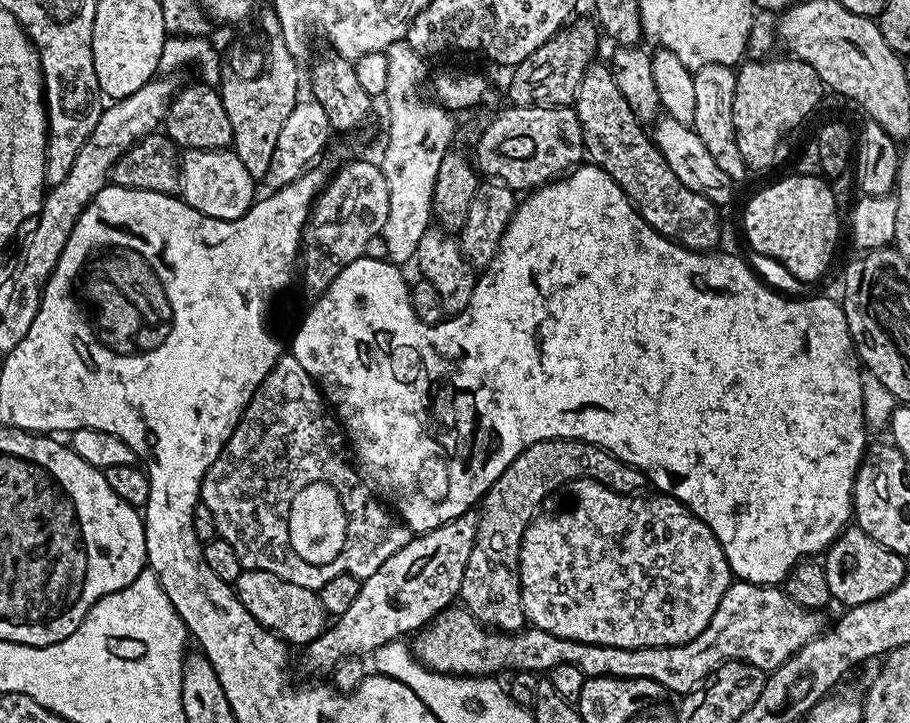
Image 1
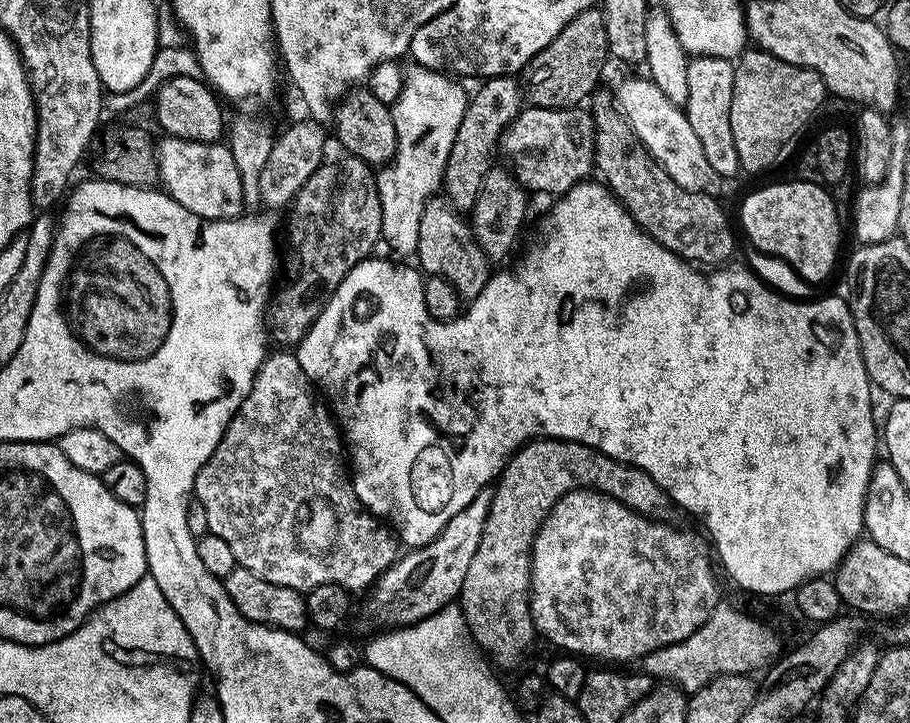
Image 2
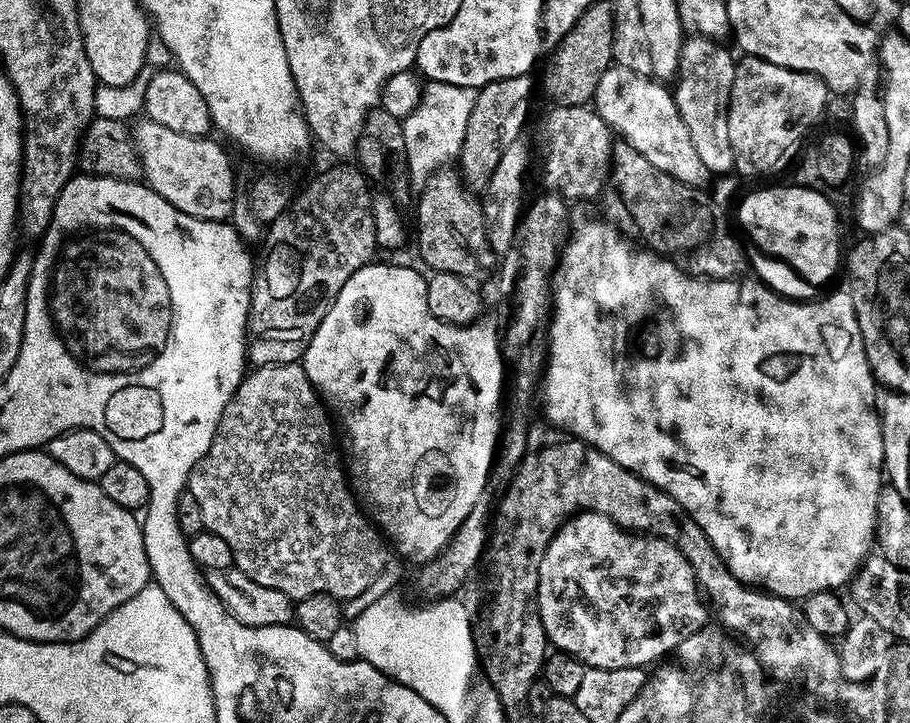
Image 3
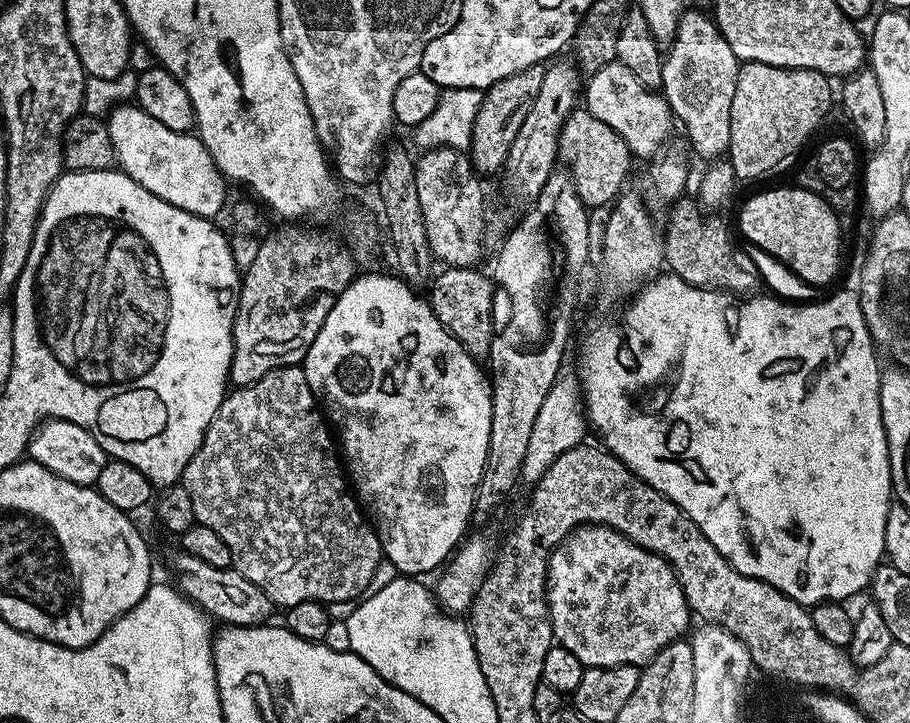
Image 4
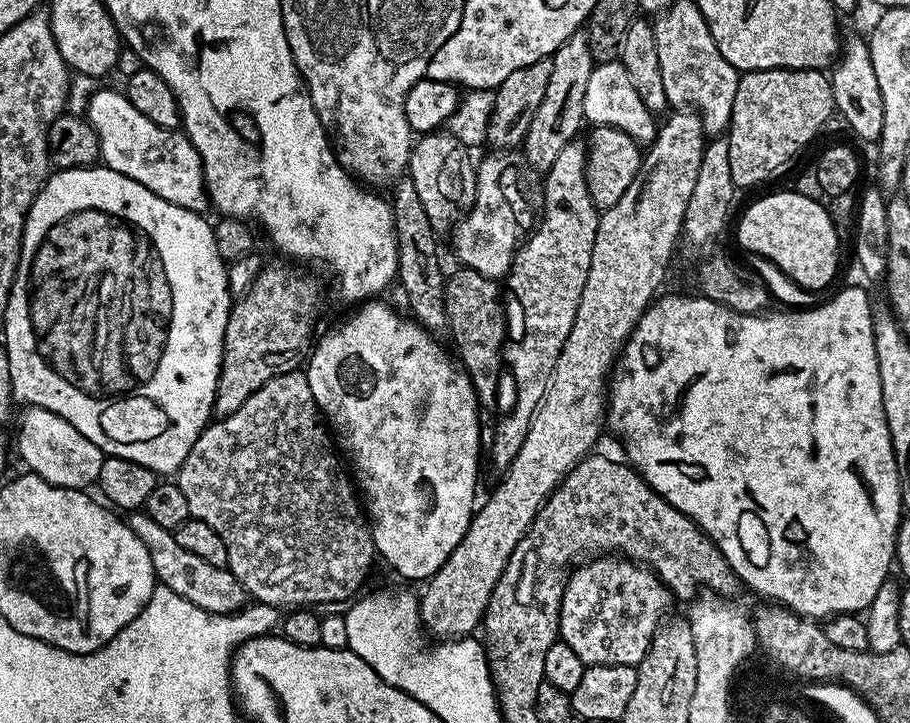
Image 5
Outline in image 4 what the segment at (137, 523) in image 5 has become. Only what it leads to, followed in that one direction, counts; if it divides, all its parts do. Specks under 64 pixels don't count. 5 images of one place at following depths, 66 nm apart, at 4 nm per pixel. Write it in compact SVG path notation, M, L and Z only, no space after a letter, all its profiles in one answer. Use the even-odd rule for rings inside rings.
M182 550L177 551L177 556L172 560L172 568L176 571L174 584L179 591L183 592L201 612L209 617L217 616L224 626L260 626L264 620L274 611L274 605L270 597L250 578L246 578L235 568L219 568L209 566L207 562L202 562L202 558L194 558Z

